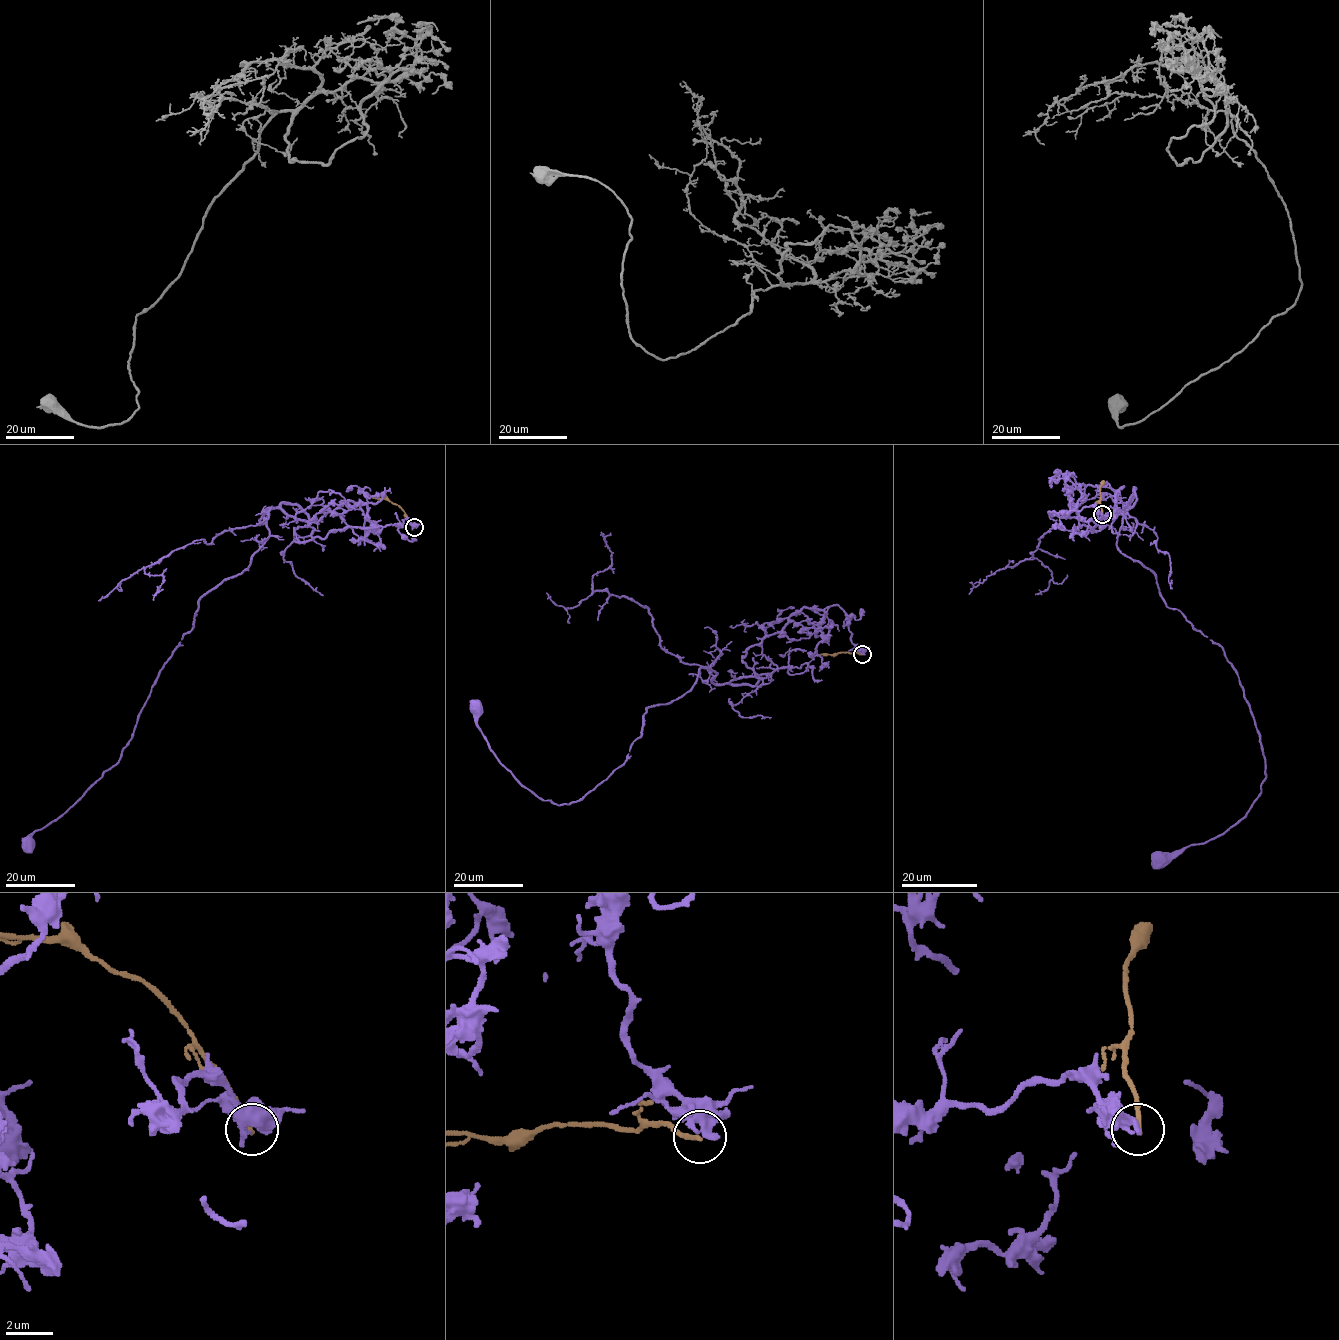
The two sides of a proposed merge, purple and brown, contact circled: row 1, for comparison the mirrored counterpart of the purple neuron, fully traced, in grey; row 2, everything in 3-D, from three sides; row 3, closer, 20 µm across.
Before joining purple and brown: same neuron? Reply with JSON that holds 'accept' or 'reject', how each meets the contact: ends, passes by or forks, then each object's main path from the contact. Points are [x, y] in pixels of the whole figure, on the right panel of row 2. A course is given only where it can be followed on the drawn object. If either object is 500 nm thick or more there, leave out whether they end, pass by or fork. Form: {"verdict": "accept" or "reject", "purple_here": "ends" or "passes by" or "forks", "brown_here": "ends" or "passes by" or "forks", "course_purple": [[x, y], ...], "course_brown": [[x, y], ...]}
{"verdict": "reject", "purple_here": "ends", "brown_here": "ends", "course_purple": [[1101, 514], [1049, 512], [1097, 531], [1134, 494], [1117, 548], [1222, 648], [1265, 758], [1242, 818], [1159, 856]], "course_brown": [[1102, 514], [1102, 481]]}

